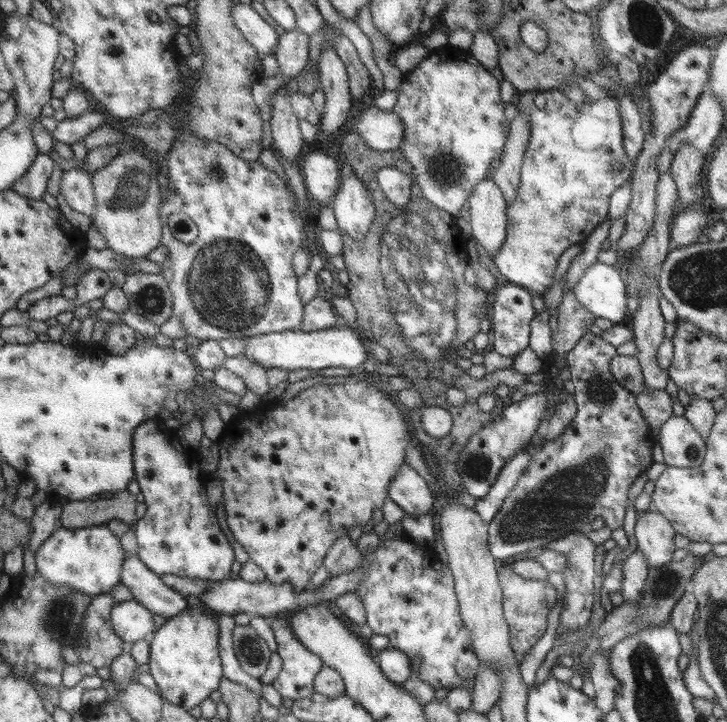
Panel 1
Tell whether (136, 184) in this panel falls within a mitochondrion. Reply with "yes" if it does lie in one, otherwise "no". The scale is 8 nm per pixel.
yes

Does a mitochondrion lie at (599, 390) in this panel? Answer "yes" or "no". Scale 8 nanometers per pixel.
yes

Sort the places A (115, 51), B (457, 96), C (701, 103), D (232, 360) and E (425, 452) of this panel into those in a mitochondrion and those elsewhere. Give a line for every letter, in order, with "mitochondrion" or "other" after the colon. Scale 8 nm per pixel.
A: other
B: other
C: other
D: other
E: other

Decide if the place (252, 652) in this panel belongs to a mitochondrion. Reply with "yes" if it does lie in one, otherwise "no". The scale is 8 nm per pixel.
yes

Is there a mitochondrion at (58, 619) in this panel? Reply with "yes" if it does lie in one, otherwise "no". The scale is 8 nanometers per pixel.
yes

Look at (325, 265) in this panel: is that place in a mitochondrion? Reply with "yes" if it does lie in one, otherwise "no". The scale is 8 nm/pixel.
no

